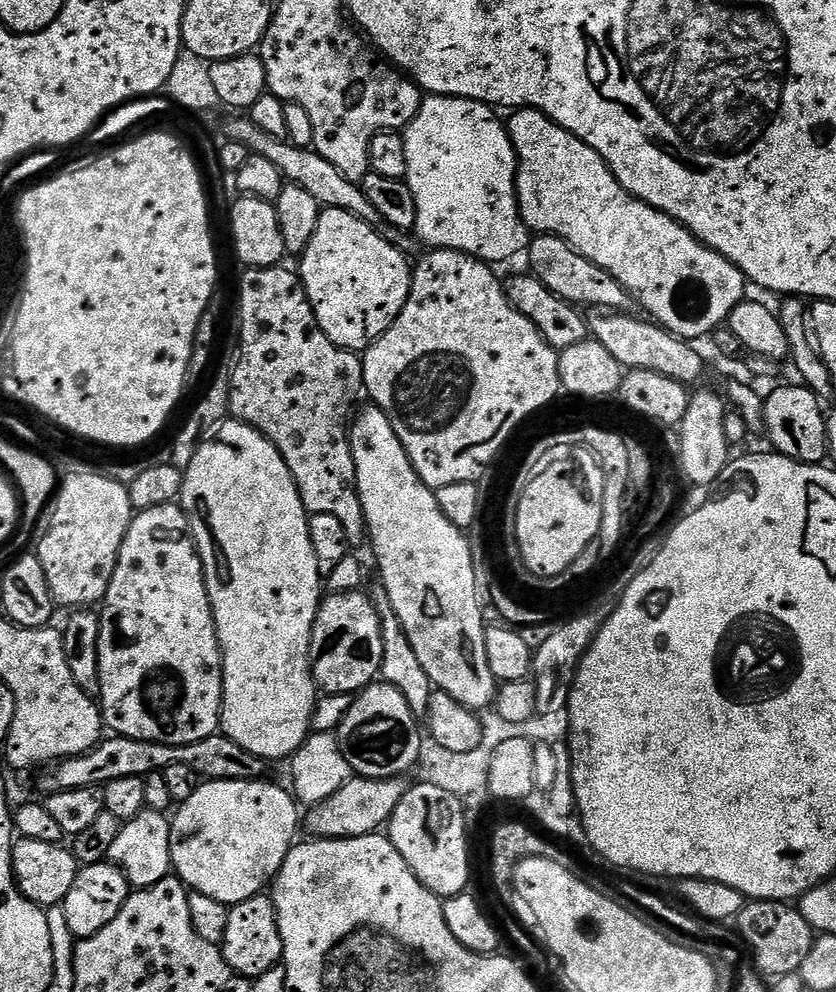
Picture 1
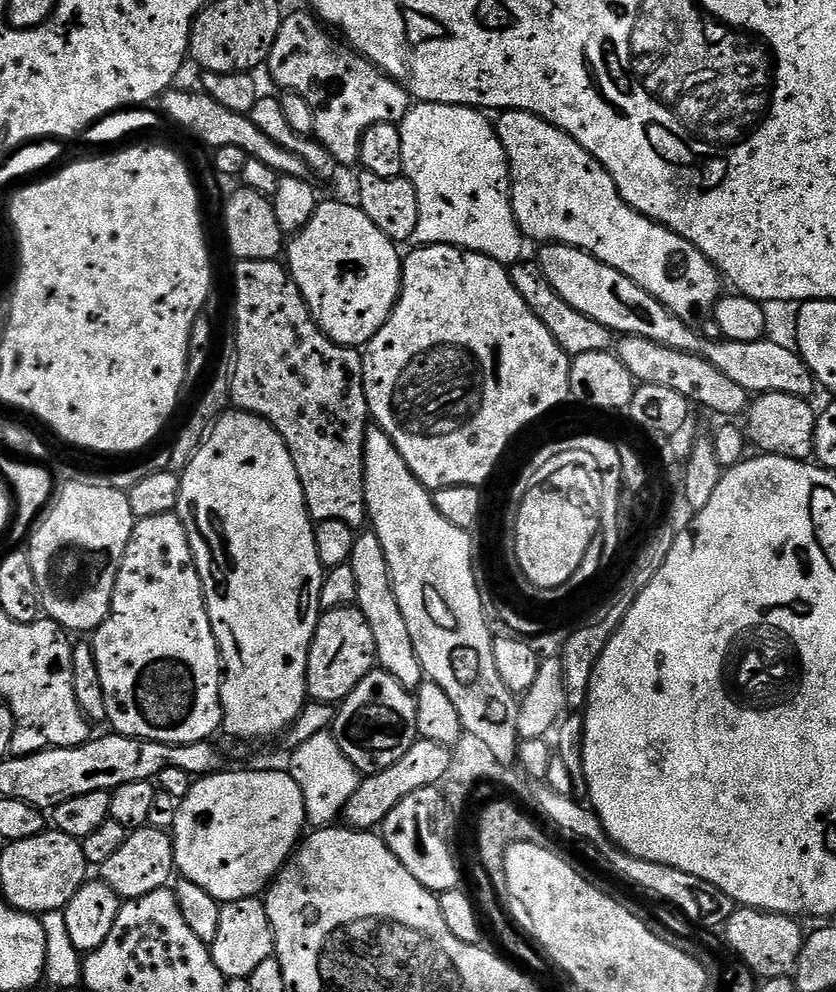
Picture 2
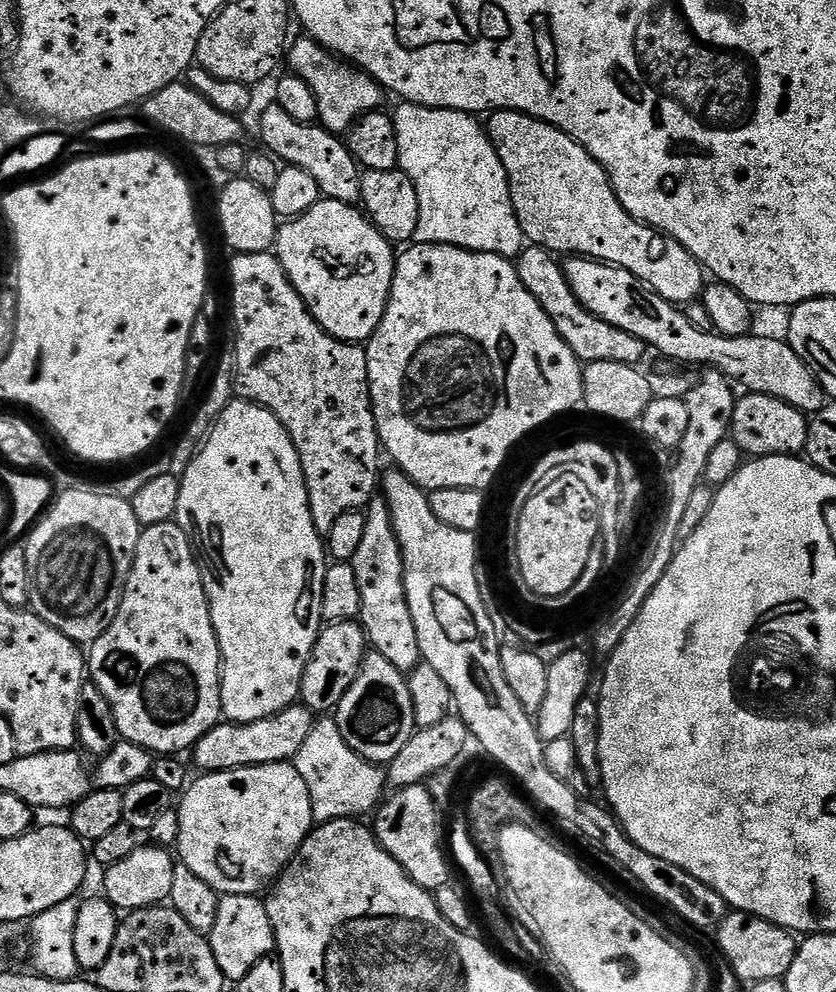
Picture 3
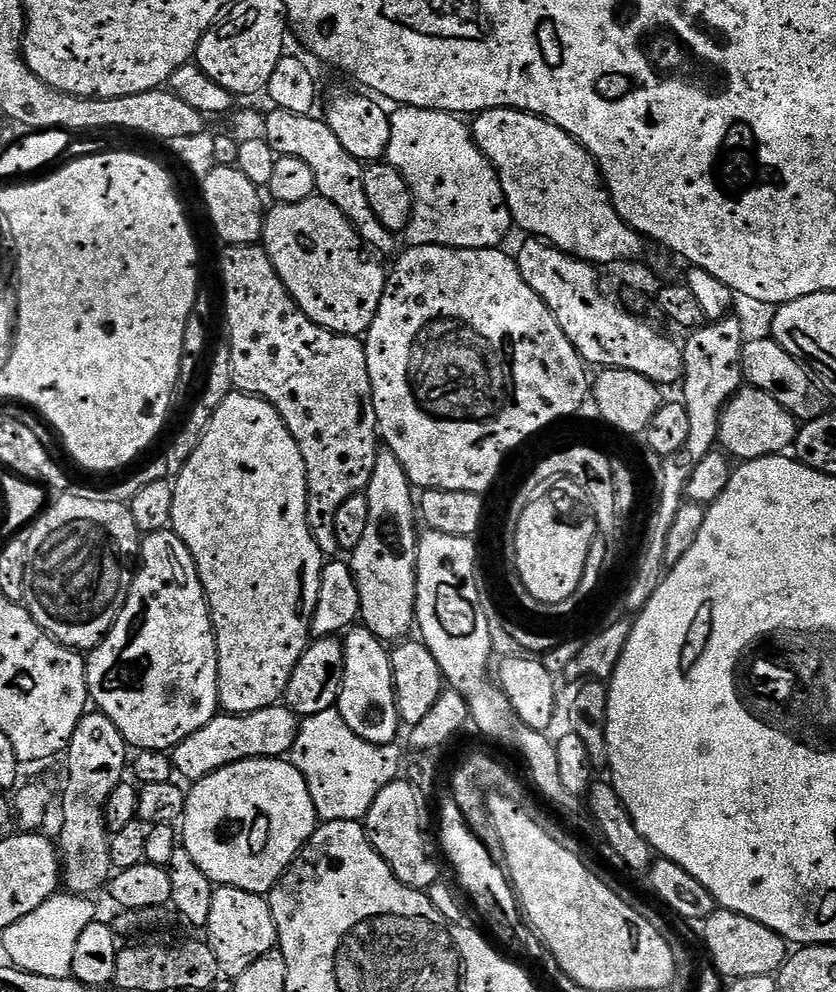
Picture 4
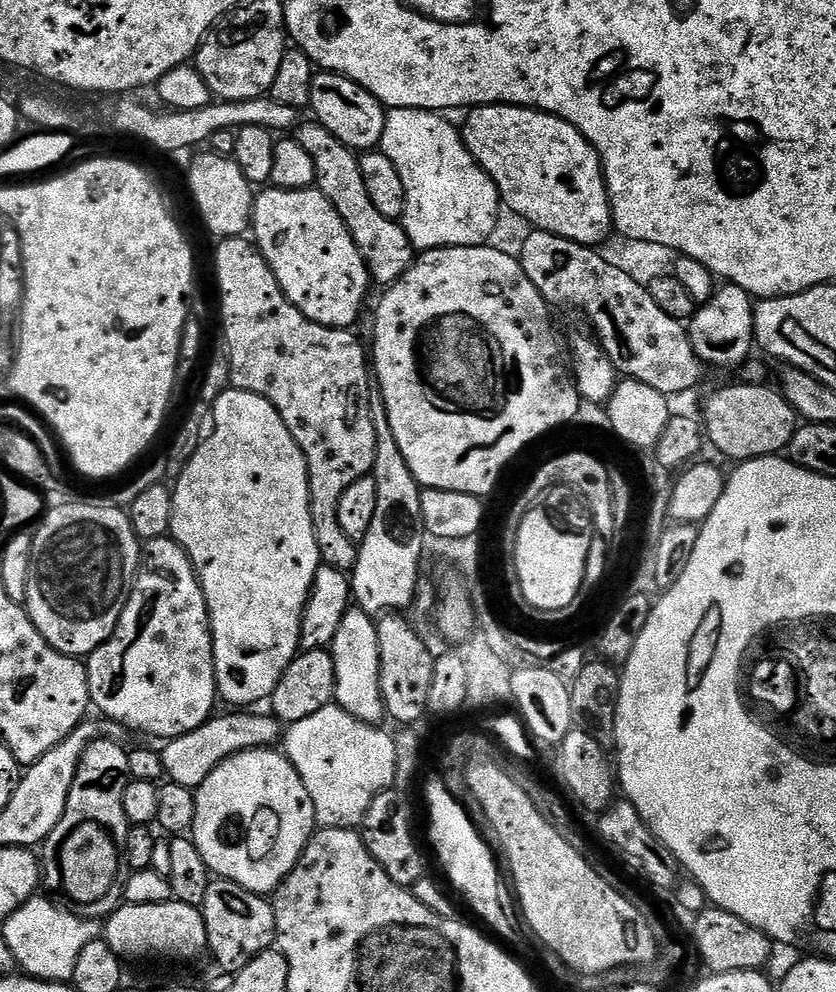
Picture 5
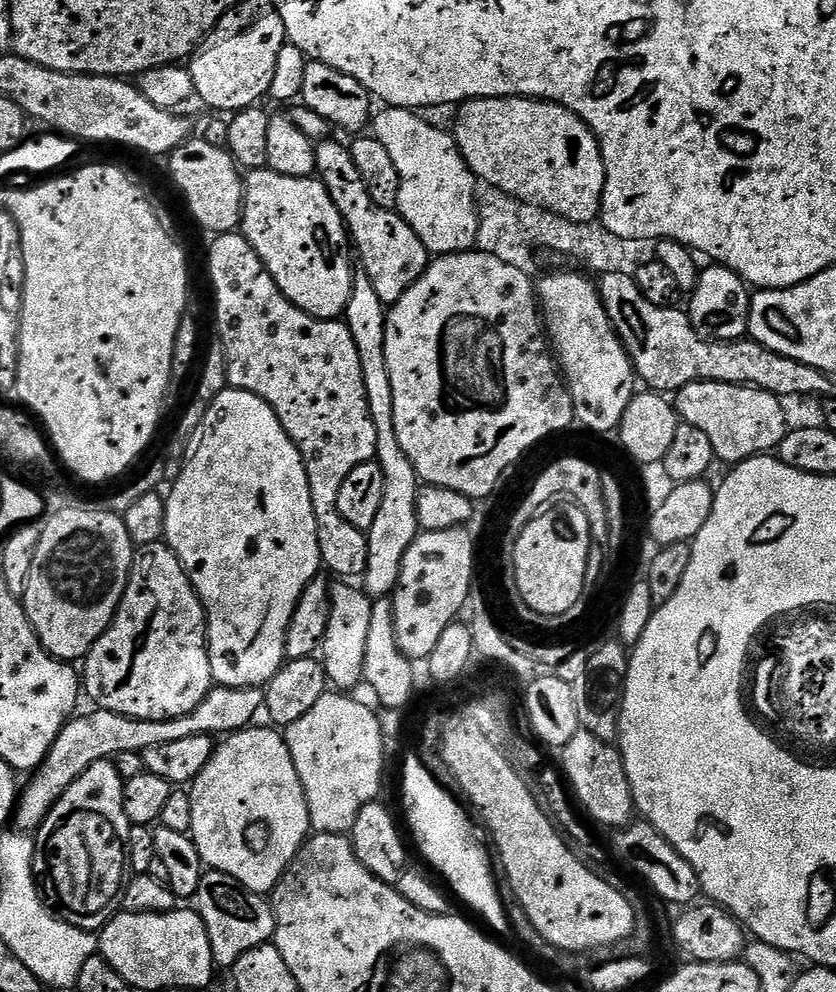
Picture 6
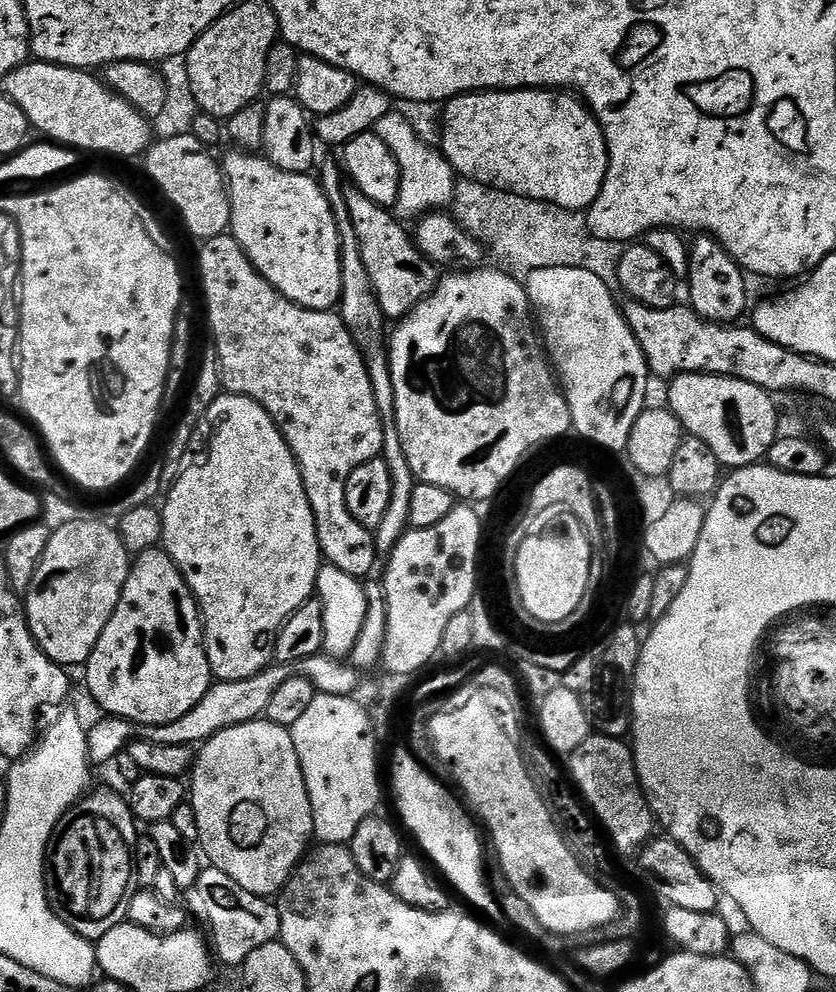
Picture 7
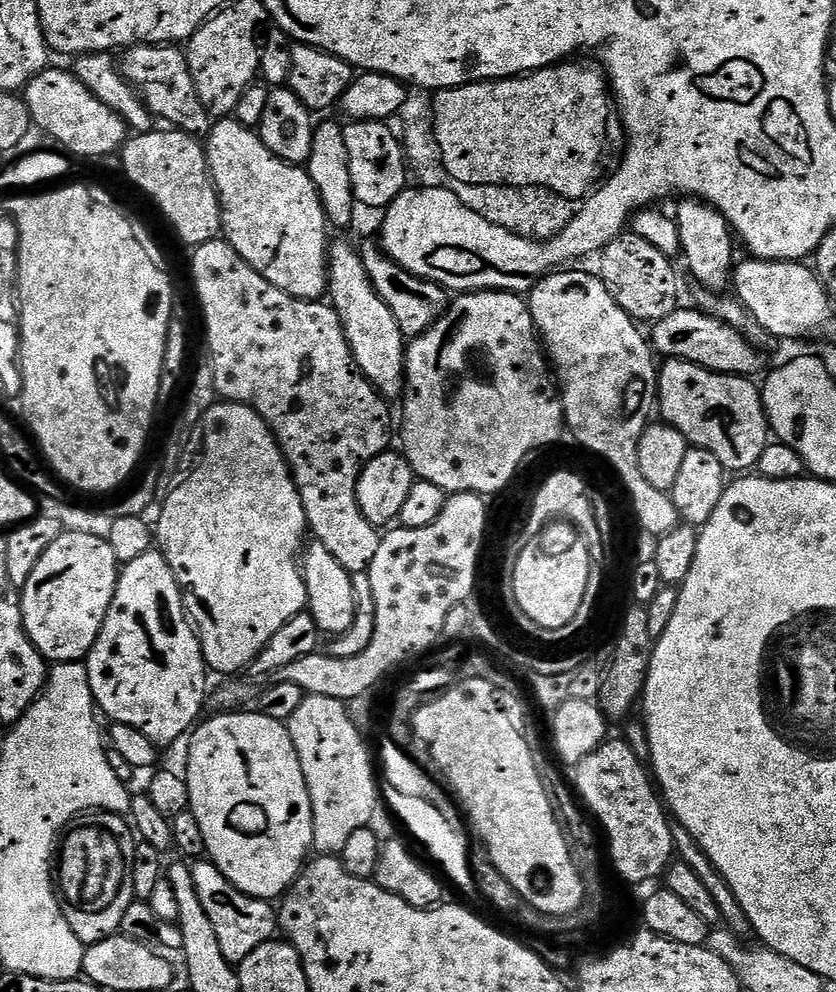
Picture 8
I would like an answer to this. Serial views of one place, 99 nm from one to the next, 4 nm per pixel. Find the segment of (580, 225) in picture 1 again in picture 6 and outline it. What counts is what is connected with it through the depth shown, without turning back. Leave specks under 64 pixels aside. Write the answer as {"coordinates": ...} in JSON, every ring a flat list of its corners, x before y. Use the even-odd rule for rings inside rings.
{"coordinates":[[503,96,502,98,486,98,485,100,466,100,458,107,454,135,462,158,468,163,468,168,477,181,502,190,506,194,510,194,516,197,517,200,527,204,545,208,547,212,553,212,562,218,566,218,571,224,590,224,599,217,600,203,604,193,604,159,600,153,600,141,585,126,582,118,578,118,573,112,561,106,561,104,551,104,548,100,529,100,526,96]]}

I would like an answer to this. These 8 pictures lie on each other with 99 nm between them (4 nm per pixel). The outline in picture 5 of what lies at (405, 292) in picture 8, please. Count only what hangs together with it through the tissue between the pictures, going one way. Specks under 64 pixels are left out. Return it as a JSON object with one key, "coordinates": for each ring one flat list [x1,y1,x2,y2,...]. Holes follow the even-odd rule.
{"coordinates":[[315,122,301,123,295,129,294,139,314,158,314,174,316,175,315,187,338,210,346,230,352,235,354,246,364,259,368,267,368,275,381,286,393,284,406,270,412,267,414,249,410,238,406,234,403,223,385,218,380,211,370,202,370,194,366,194,366,182,362,182,360,169,360,156,353,149,348,148,326,126]]}

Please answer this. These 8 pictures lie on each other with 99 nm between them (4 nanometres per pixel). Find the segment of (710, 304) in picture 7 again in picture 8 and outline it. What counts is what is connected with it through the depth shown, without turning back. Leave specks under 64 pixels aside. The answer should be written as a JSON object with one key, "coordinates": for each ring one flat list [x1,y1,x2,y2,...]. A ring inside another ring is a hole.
{"coordinates":[[684,198,674,211,674,219,678,226,678,238,680,239,680,250,682,260,688,263,688,272,705,288,708,294,724,294,729,291,730,285,734,280,734,259,732,260,732,240,734,244,734,233,728,220,720,212,719,208,714,208,710,204,705,204,703,200,695,198]]}

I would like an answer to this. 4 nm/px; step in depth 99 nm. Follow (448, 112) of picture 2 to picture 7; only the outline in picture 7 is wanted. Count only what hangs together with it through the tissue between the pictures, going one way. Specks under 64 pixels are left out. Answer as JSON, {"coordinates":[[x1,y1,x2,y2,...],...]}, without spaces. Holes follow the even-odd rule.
{"coordinates":[[397,110,388,112,386,118,382,118,382,122,378,122,374,131,378,138,382,138,382,142,386,142,386,146,390,146,390,154,394,154,394,158,398,158,400,193,394,205,395,211,401,217,416,216,415,218,420,218,425,214,447,209,452,203,453,194,456,193,458,177,443,151,418,137,411,129,410,123]]}

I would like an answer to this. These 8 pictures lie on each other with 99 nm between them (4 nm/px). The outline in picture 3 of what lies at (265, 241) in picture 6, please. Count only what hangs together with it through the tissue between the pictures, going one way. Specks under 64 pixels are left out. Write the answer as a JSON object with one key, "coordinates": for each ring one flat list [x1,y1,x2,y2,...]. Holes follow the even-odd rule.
{"coordinates":[[327,198,320,199,310,210,306,210,301,216,293,216,287,222,279,225,274,245,274,255,280,260,281,266,286,270,288,280,298,290,298,294,304,299,304,305,308,307,308,313,318,321,325,330,334,338,349,342,367,342,376,333,376,327,382,322,384,311,388,305,388,296,392,293,392,279,396,269,397,253,393,245,389,244,387,238,372,224,372,221,364,215,359,207,351,204,343,204,337,200]]}

